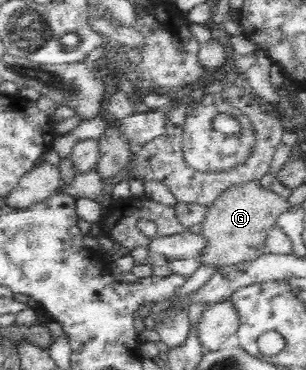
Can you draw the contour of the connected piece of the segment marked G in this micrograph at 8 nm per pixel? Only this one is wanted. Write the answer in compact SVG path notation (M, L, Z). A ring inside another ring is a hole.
M248 180L228 186L206 208L205 218L201 222L202 236L208 238L208 248L200 259L202 265L234 265L242 261L252 261L264 252L266 236L269 229L276 225L278 217L288 211L288 198L274 193L260 185L260 180Z

